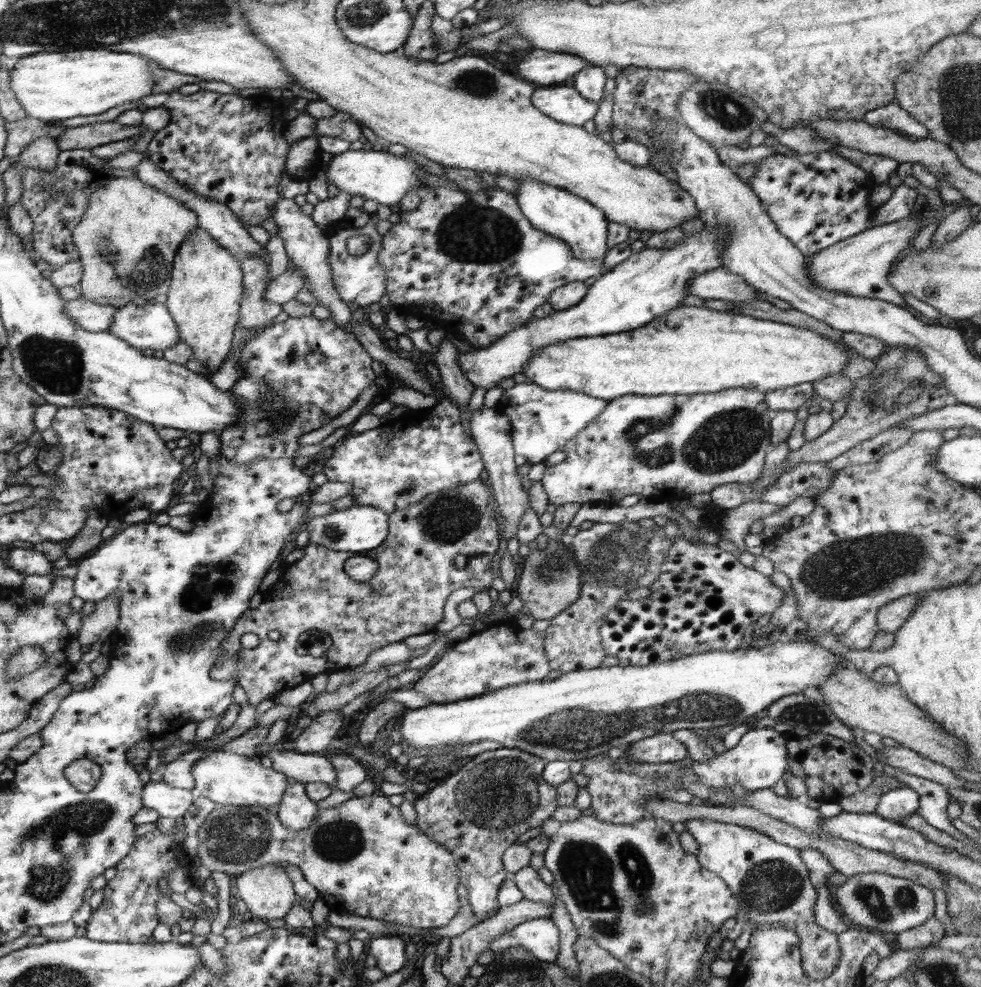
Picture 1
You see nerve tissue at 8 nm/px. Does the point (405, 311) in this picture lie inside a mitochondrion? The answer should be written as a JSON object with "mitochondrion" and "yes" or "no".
{"mitochondrion":"no"}

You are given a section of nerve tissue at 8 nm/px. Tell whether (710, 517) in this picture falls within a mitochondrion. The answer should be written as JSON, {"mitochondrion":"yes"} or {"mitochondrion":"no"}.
{"mitochondrion":"no"}

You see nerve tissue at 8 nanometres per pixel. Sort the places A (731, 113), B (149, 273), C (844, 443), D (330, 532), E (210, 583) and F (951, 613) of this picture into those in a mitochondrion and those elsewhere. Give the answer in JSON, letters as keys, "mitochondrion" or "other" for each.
{"A":"mitochondrion","B":"mitochondrion","C":"other","D":"mitochondrion","E":"mitochondrion","F":"other"}

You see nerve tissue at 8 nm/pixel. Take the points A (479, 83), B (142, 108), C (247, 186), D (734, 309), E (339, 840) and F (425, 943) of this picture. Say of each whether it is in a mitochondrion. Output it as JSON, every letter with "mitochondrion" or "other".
{"A":"mitochondrion","B":"other","C":"mitochondrion","D":"other","E":"mitochondrion","F":"other"}

